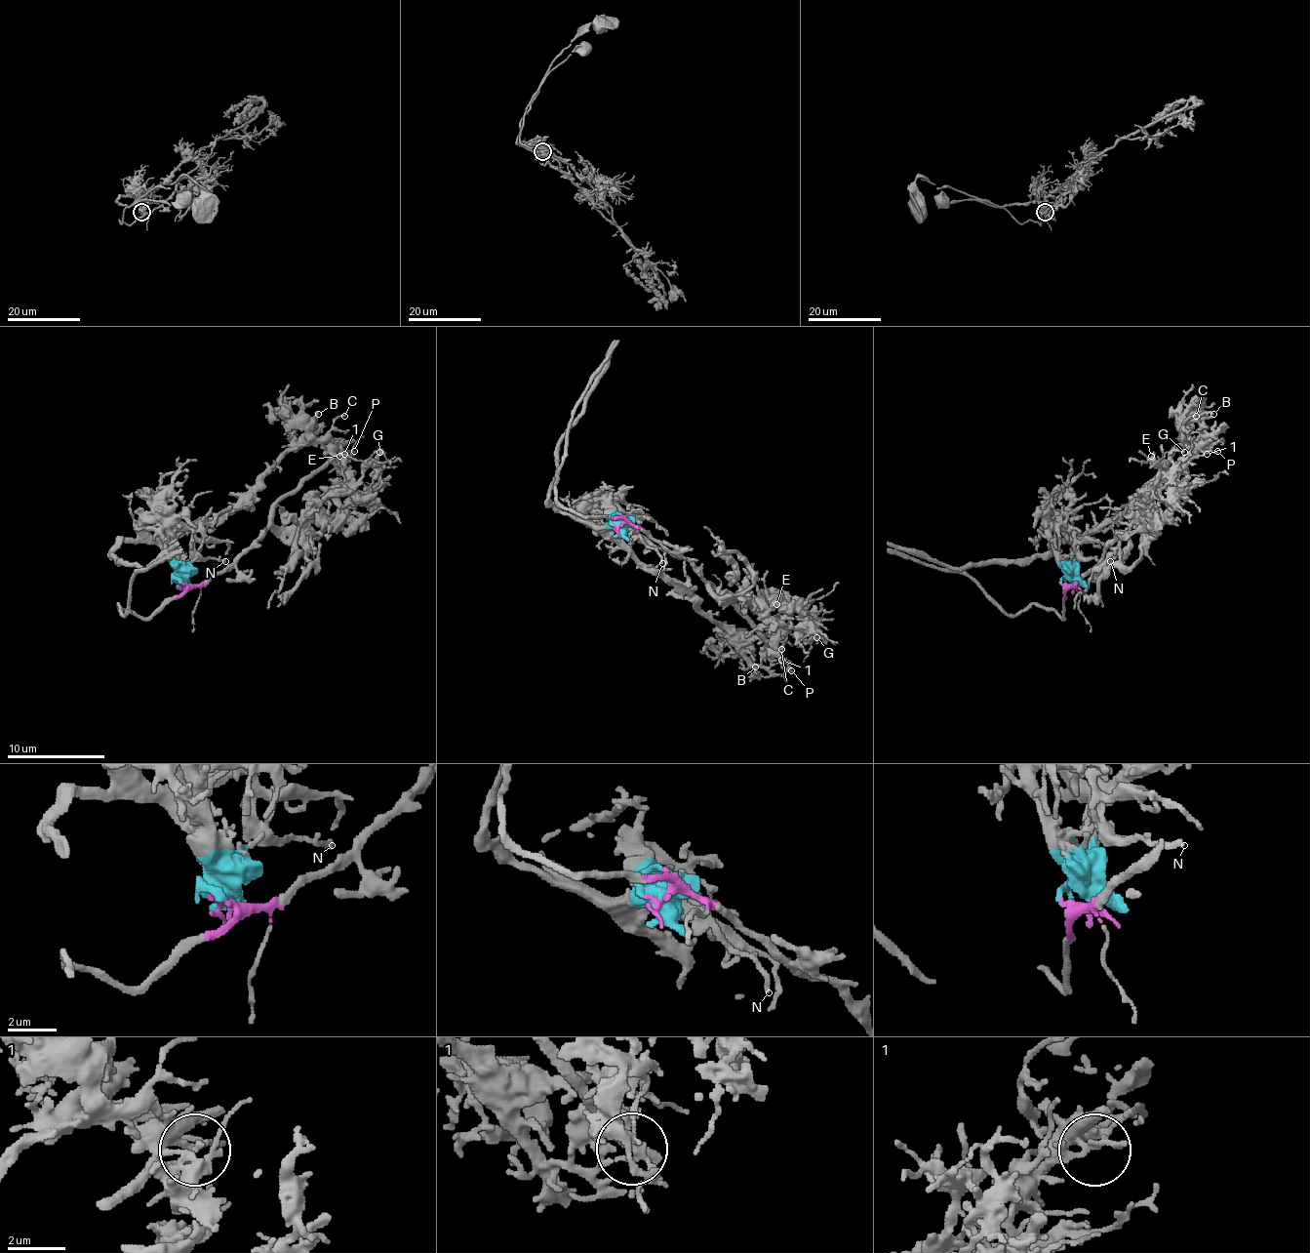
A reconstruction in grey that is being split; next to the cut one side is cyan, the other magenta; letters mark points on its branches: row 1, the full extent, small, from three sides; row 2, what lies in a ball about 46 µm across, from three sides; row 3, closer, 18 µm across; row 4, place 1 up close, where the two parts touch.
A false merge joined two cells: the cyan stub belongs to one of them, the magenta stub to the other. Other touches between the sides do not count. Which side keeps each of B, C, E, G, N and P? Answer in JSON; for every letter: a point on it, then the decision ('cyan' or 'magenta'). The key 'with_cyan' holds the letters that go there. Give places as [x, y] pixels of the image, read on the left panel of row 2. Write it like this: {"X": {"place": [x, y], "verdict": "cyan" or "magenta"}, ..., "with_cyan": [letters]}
{"B": {"place": [318, 414], "verdict": "cyan"}, "C": {"place": [344, 416], "verdict": "cyan"}, "E": {"place": [339, 456], "verdict": "magenta"}, "G": {"place": [379, 452], "verdict": "magenta"}, "N": {"place": [225, 561], "verdict": "cyan"}, "P": {"place": [354, 451], "verdict": "magenta"}, "with_cyan": ["B", "C", "N"]}

